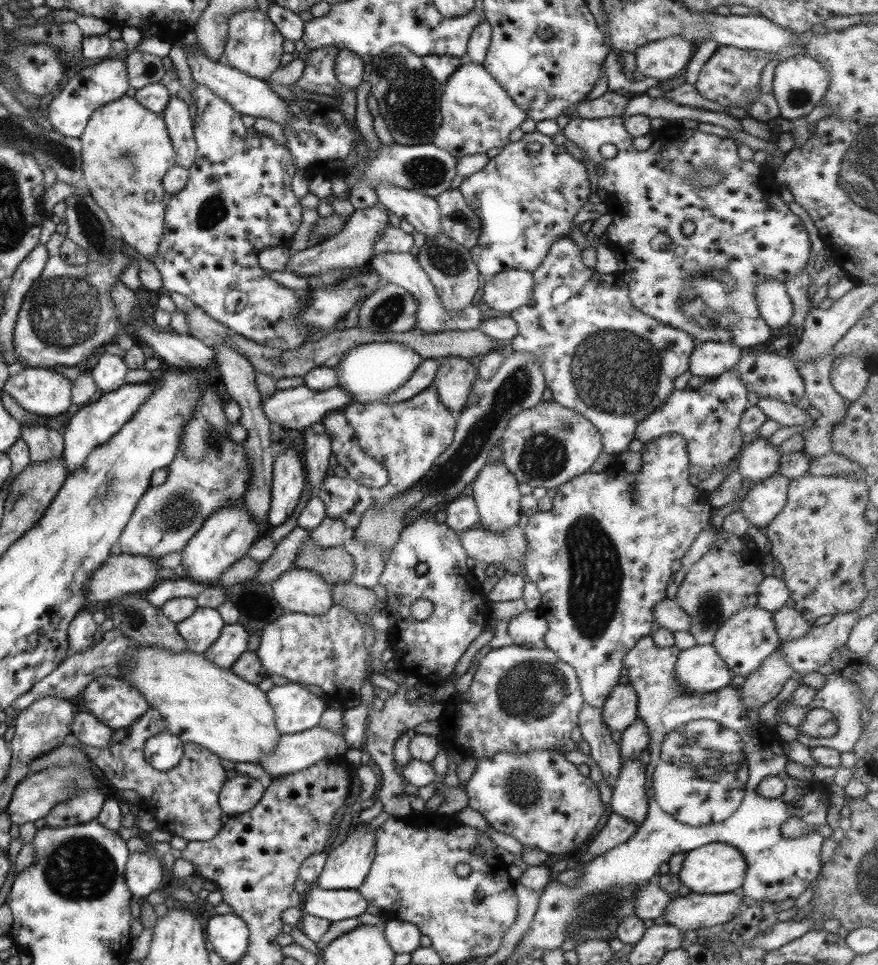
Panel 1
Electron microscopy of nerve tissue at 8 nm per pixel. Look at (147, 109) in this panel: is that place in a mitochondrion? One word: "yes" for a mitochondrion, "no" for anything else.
no

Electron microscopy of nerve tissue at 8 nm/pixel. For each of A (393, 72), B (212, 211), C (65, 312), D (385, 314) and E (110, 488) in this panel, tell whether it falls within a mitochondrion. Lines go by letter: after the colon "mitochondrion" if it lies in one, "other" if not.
A: mitochondrion
B: mitochondrion
C: mitochondrion
D: mitochondrion
E: mitochondrion

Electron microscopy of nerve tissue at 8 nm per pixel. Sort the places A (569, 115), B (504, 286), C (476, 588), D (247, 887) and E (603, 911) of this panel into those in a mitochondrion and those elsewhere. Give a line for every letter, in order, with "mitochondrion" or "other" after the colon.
A: other
B: other
C: other
D: other
E: mitochondrion

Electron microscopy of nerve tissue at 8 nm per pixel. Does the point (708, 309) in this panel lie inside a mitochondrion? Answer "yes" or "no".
yes

